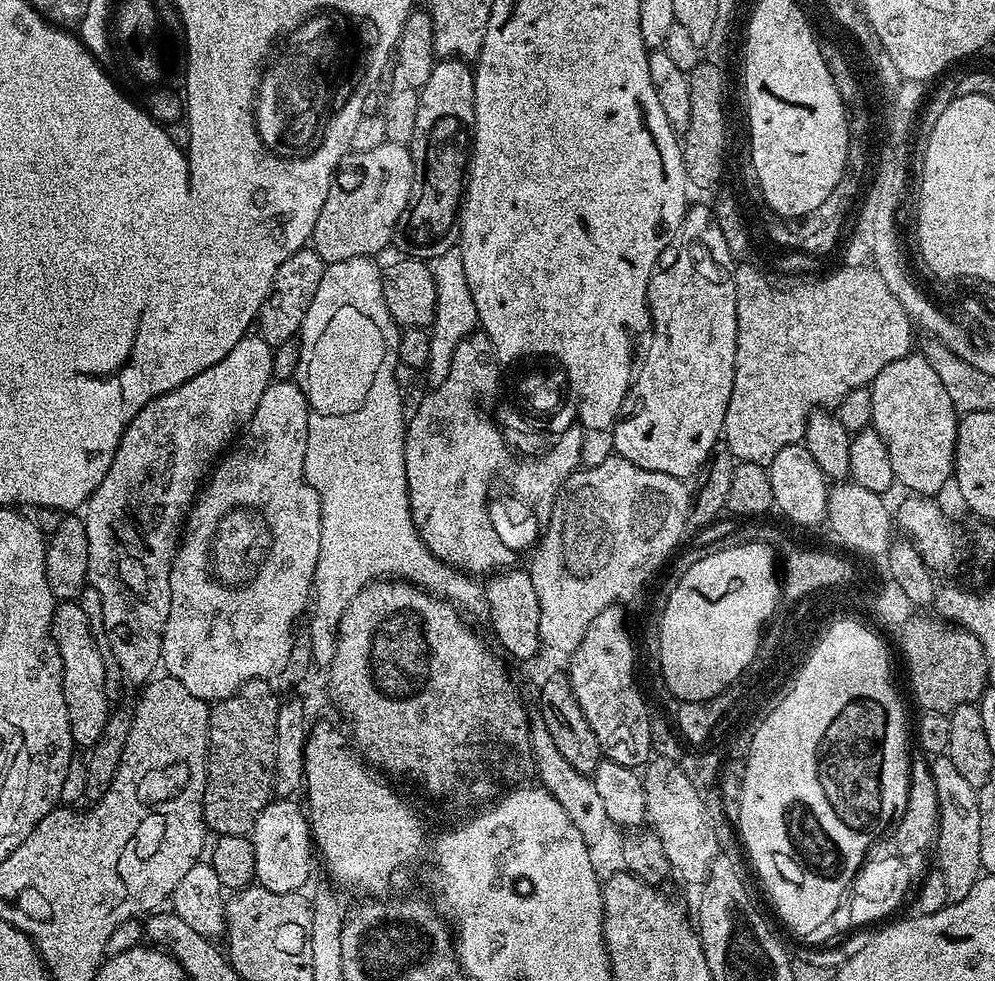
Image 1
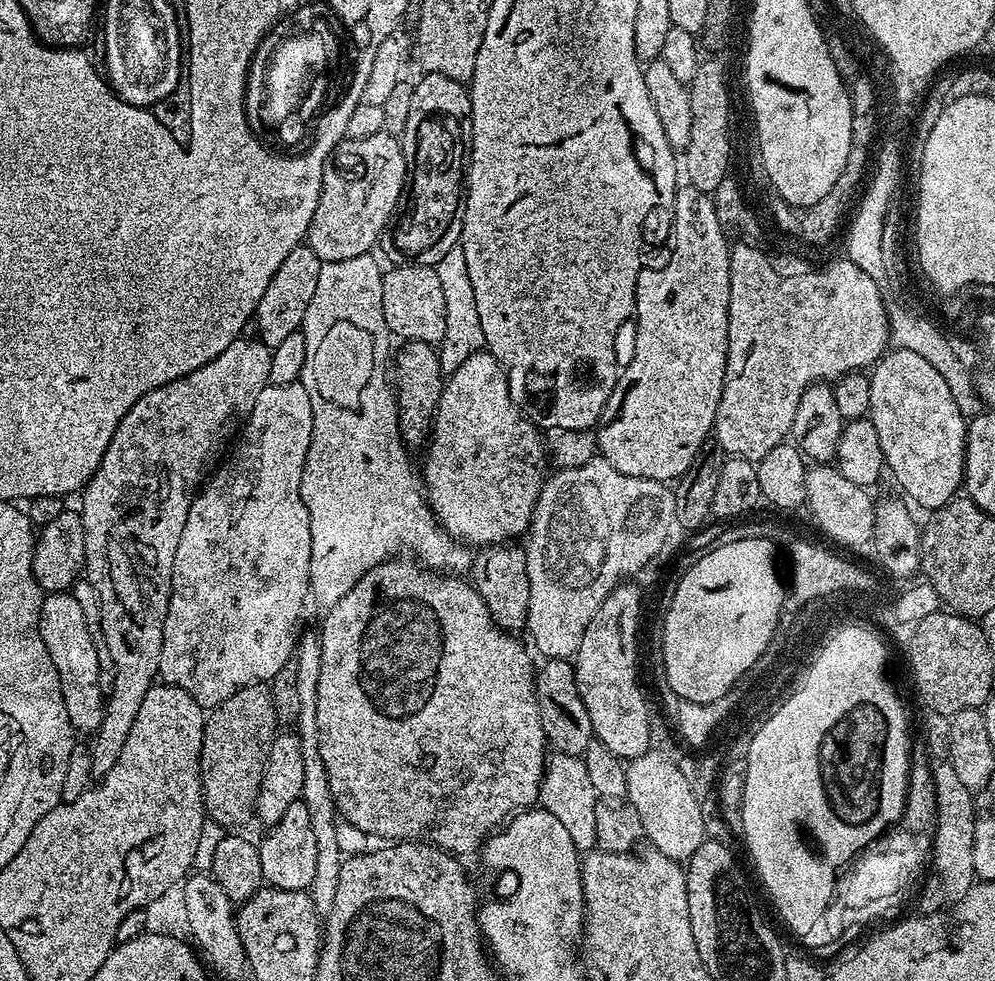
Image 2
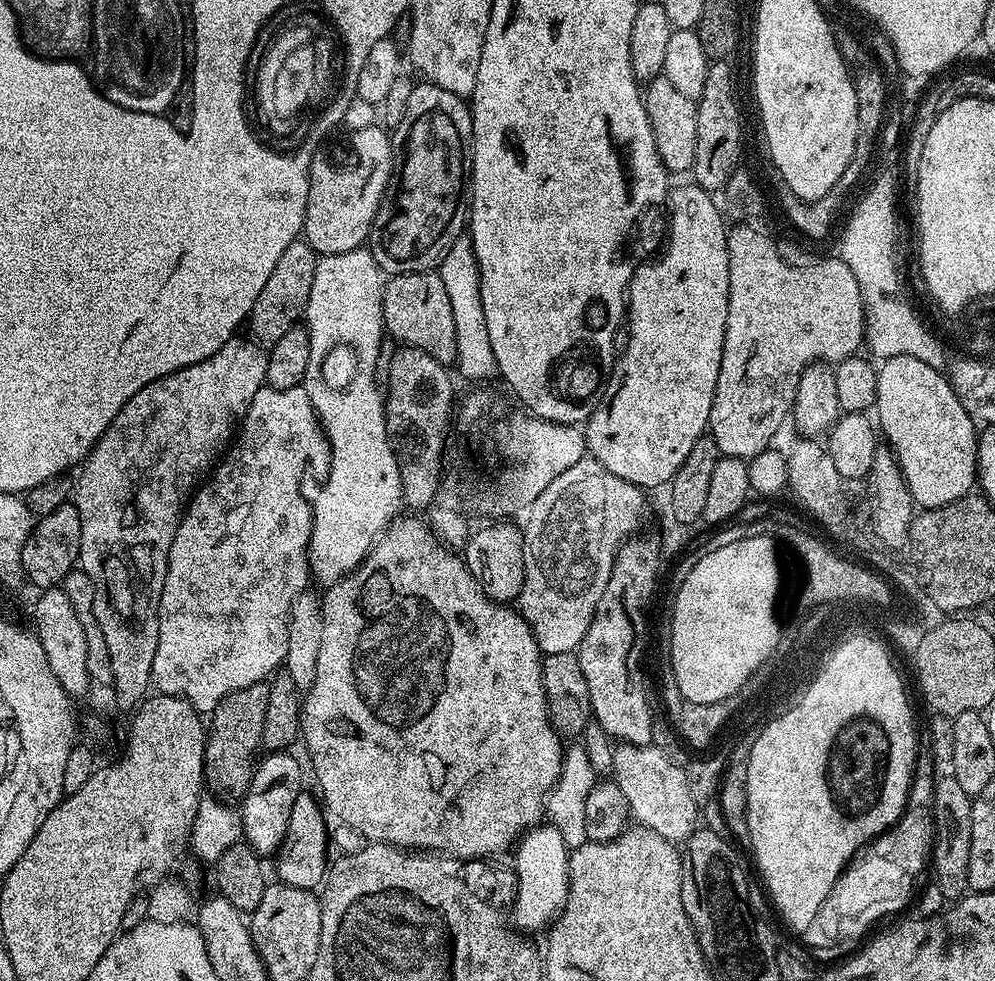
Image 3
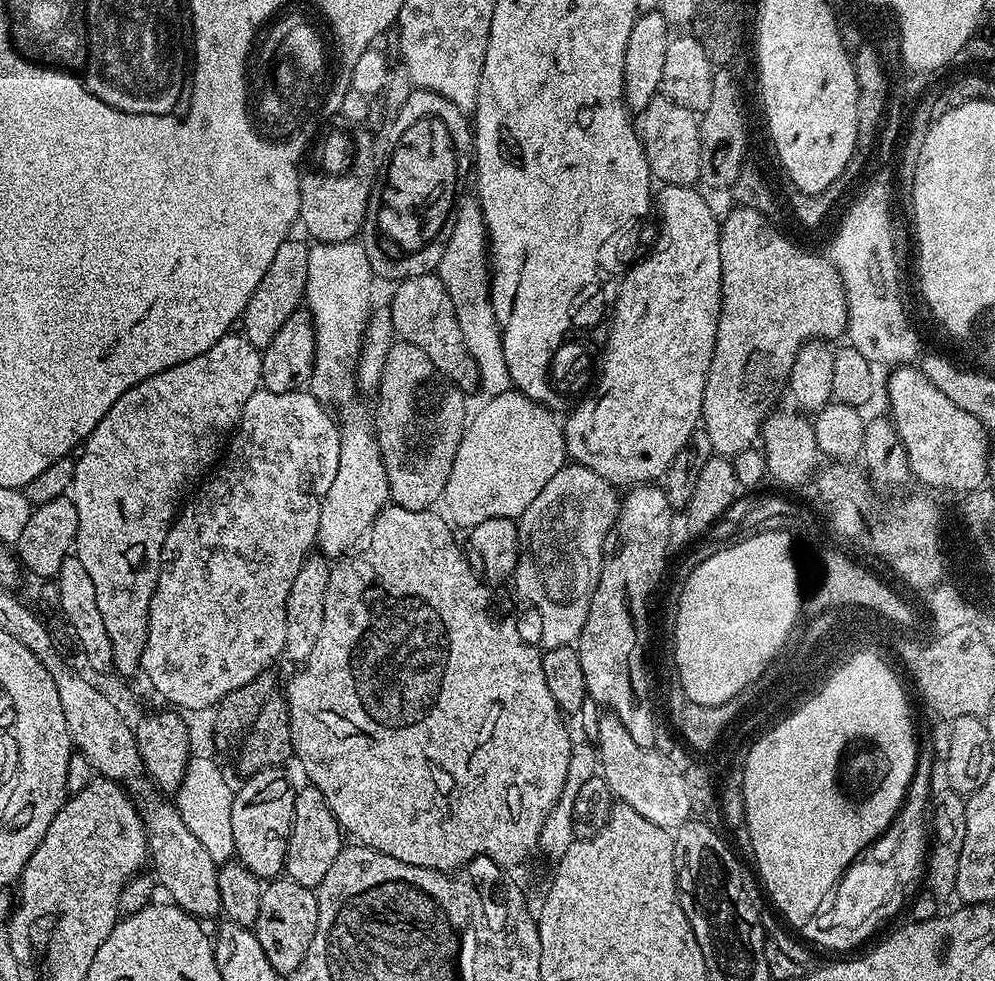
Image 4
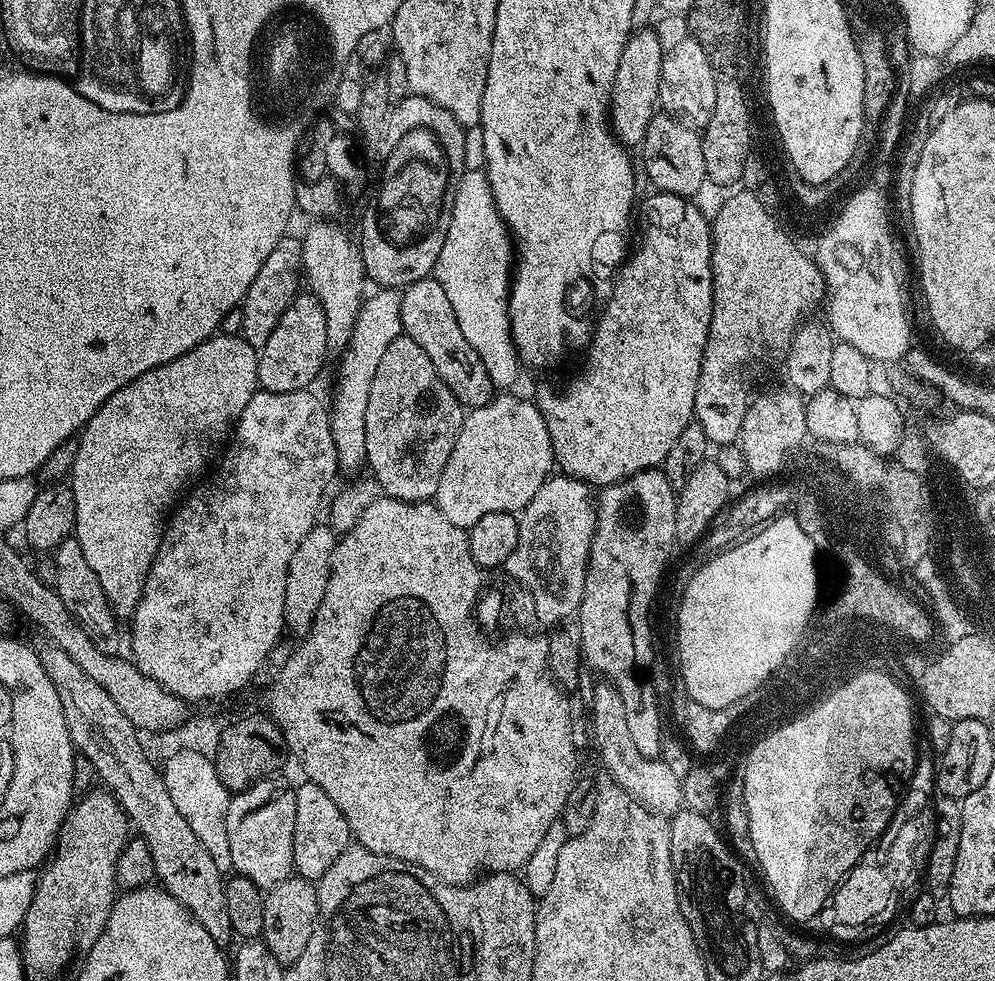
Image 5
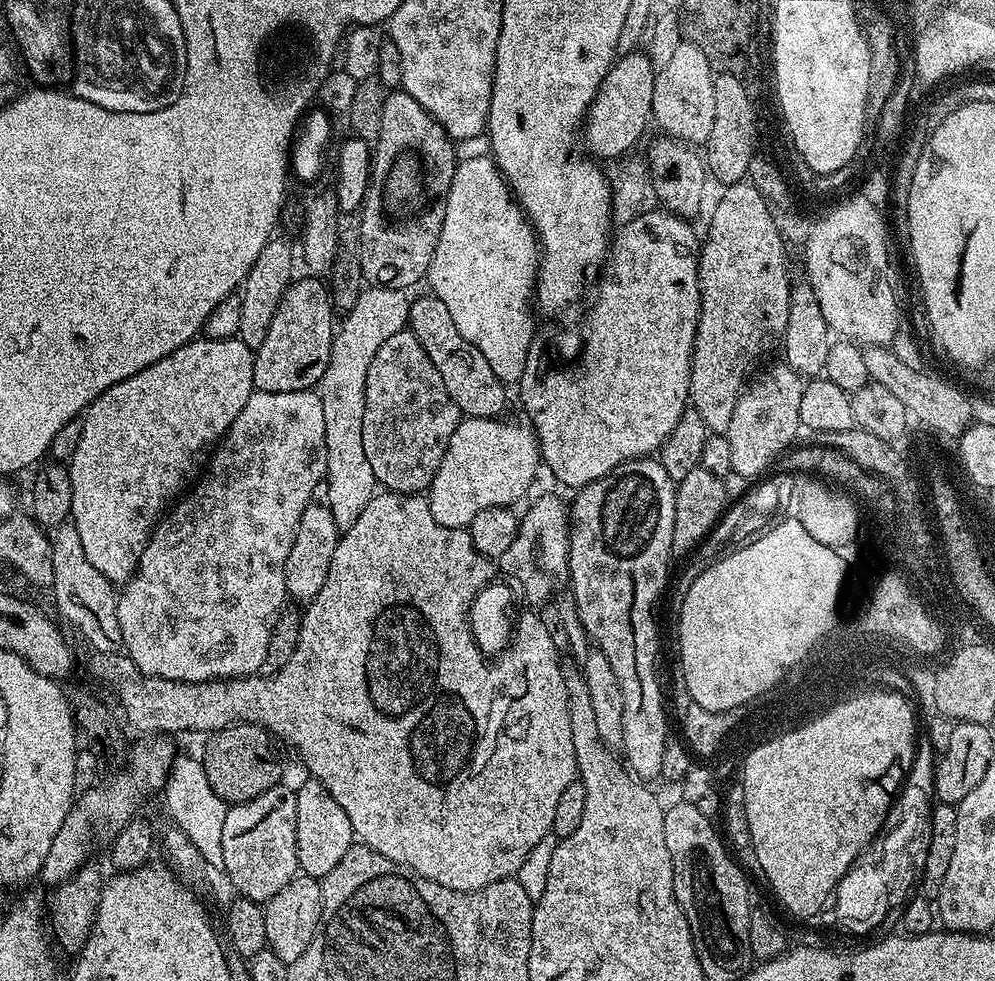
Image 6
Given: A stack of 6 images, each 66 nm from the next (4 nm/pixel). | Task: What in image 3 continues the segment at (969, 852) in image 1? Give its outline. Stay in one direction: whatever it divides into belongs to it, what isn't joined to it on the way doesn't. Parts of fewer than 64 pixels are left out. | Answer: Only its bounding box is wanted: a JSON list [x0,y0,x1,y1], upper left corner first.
[931,774,973,902]

